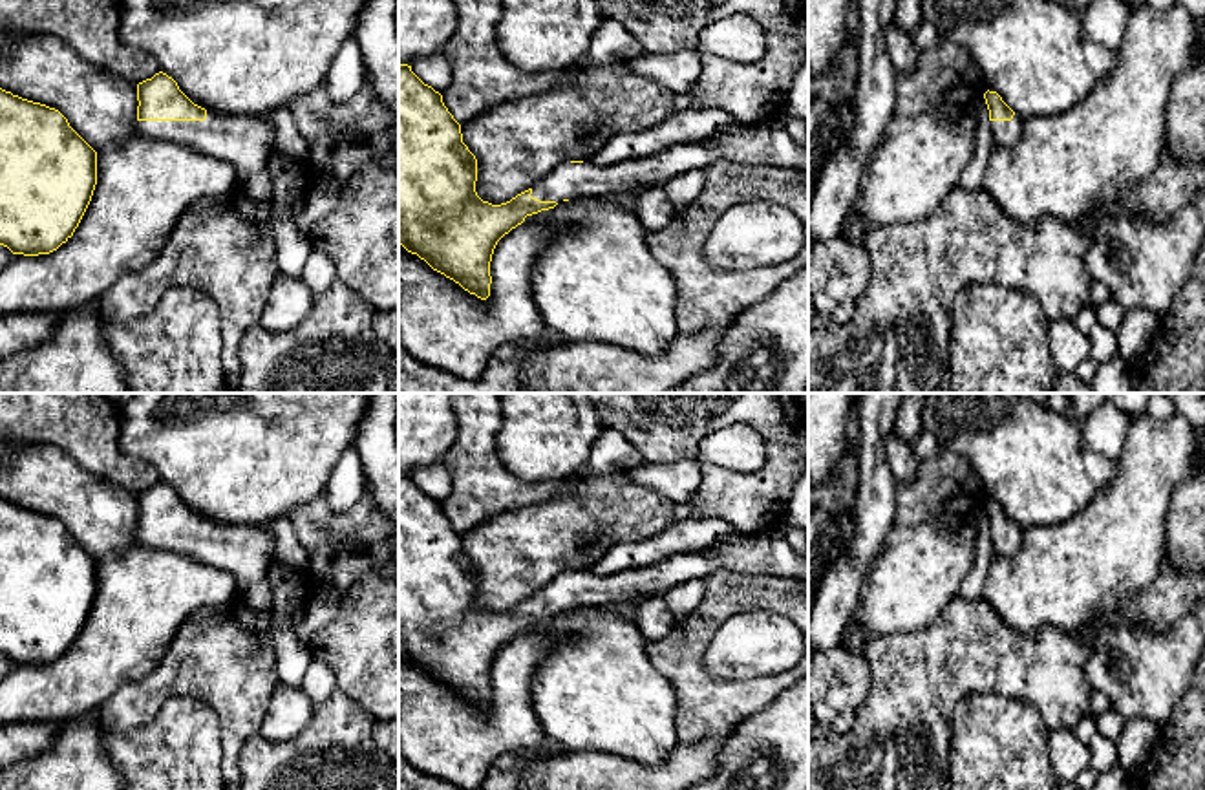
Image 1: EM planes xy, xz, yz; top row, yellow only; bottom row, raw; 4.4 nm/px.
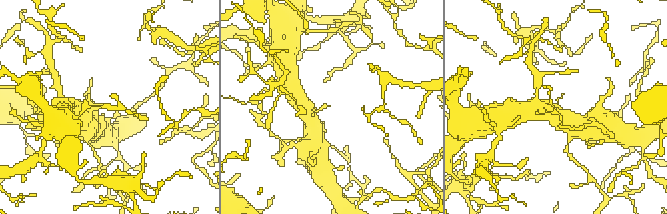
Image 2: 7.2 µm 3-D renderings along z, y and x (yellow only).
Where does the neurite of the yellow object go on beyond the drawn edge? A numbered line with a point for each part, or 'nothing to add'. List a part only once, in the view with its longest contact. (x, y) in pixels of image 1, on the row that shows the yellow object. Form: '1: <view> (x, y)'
1: xy (245, 141)

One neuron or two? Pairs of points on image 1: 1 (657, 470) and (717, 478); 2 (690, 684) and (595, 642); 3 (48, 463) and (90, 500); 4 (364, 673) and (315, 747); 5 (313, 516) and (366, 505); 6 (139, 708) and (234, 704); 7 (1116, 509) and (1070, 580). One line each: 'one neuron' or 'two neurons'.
1: two neurons
2: two neurons
3: one neuron
4: two neurons
5: one neuron
6: one neuron
7: one neuron

